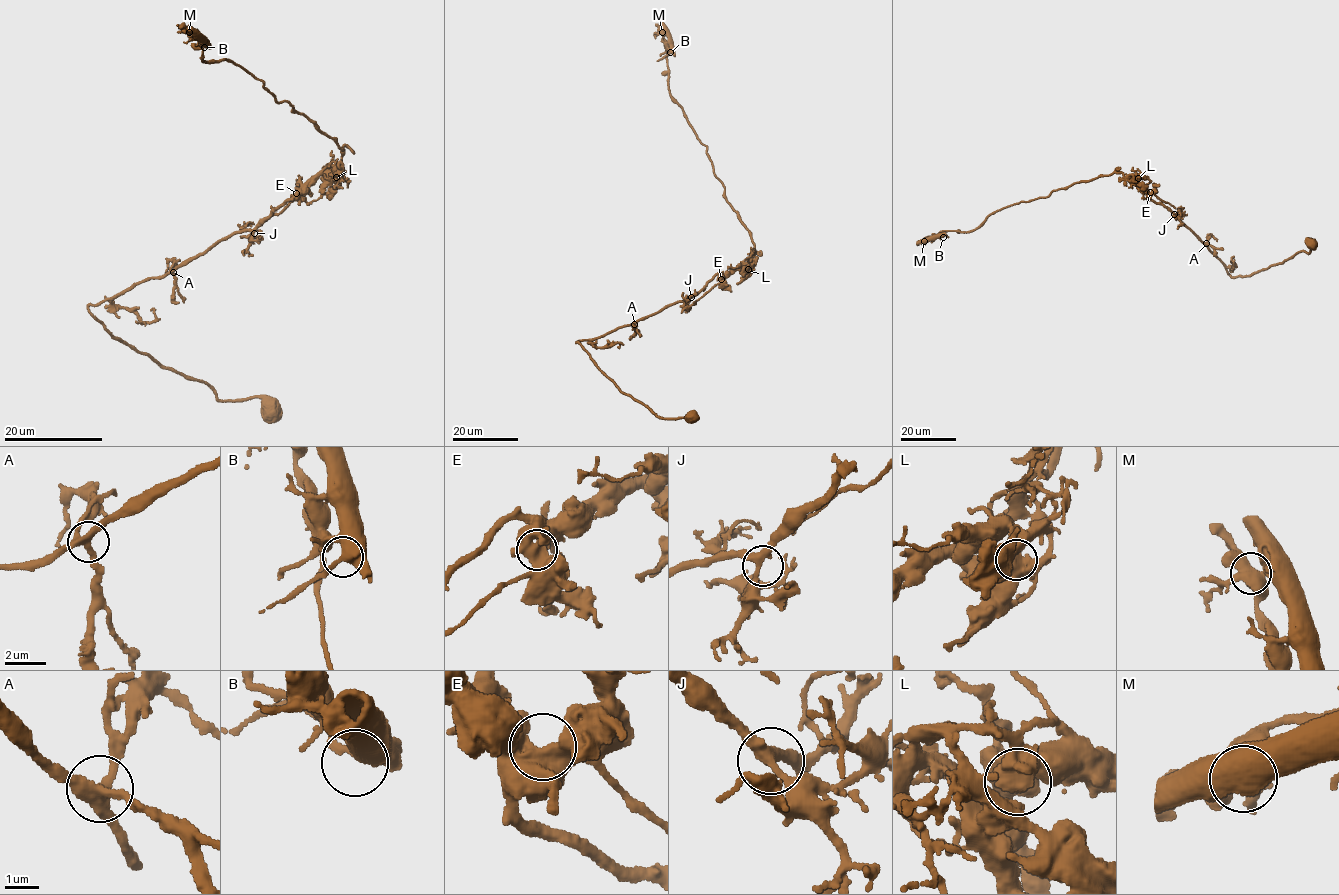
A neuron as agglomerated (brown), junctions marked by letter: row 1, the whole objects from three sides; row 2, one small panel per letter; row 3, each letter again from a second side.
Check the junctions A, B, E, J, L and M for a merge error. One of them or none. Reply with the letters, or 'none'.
M

